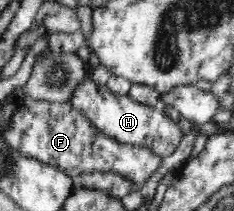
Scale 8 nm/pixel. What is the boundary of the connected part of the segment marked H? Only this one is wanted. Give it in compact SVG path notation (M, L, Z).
M90 77L74 88L69 104L85 115L104 135L118 143L142 146L153 150L160 157L172 155L182 139L178 122L174 122L161 106L148 106L134 101L129 95L111 92L105 85L97 85Z

